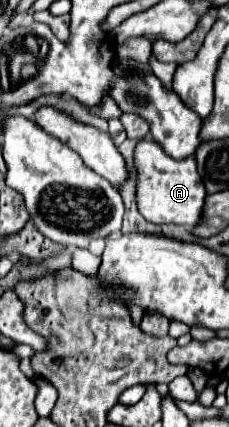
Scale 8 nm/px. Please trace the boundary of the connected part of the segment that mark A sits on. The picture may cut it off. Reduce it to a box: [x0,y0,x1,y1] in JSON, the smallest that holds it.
[133,140,205,226]

